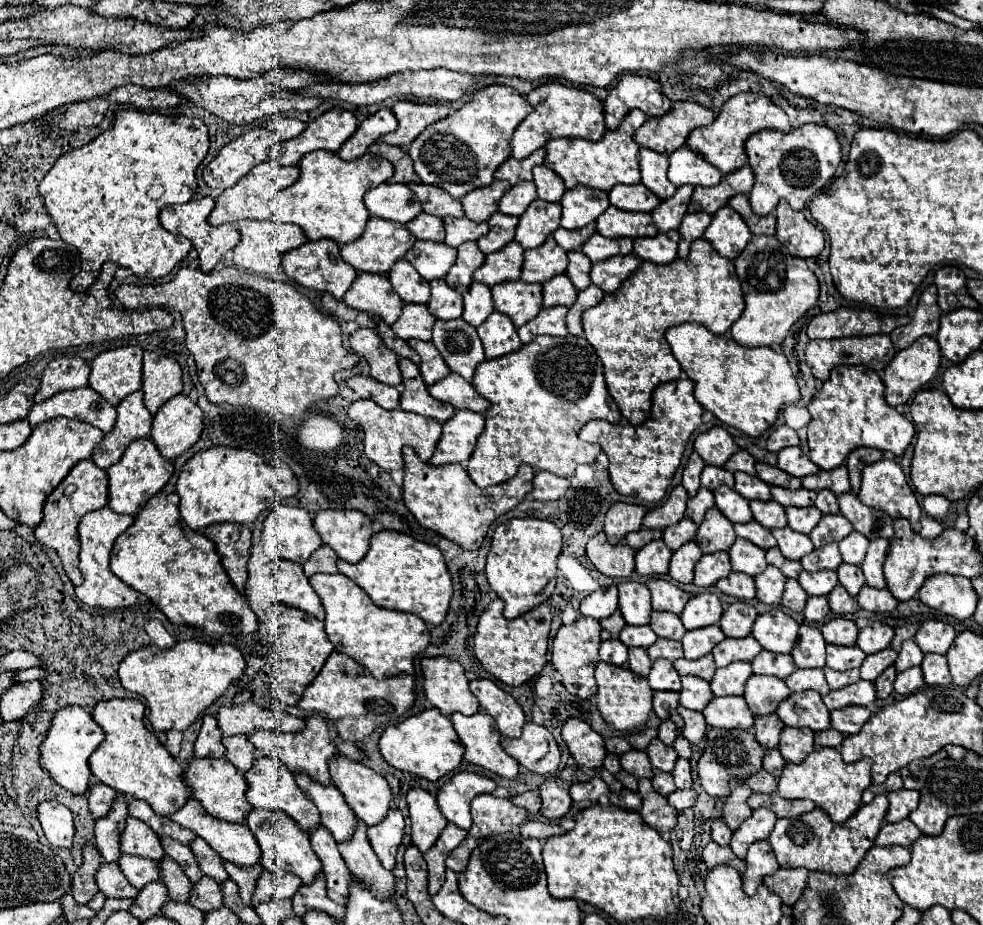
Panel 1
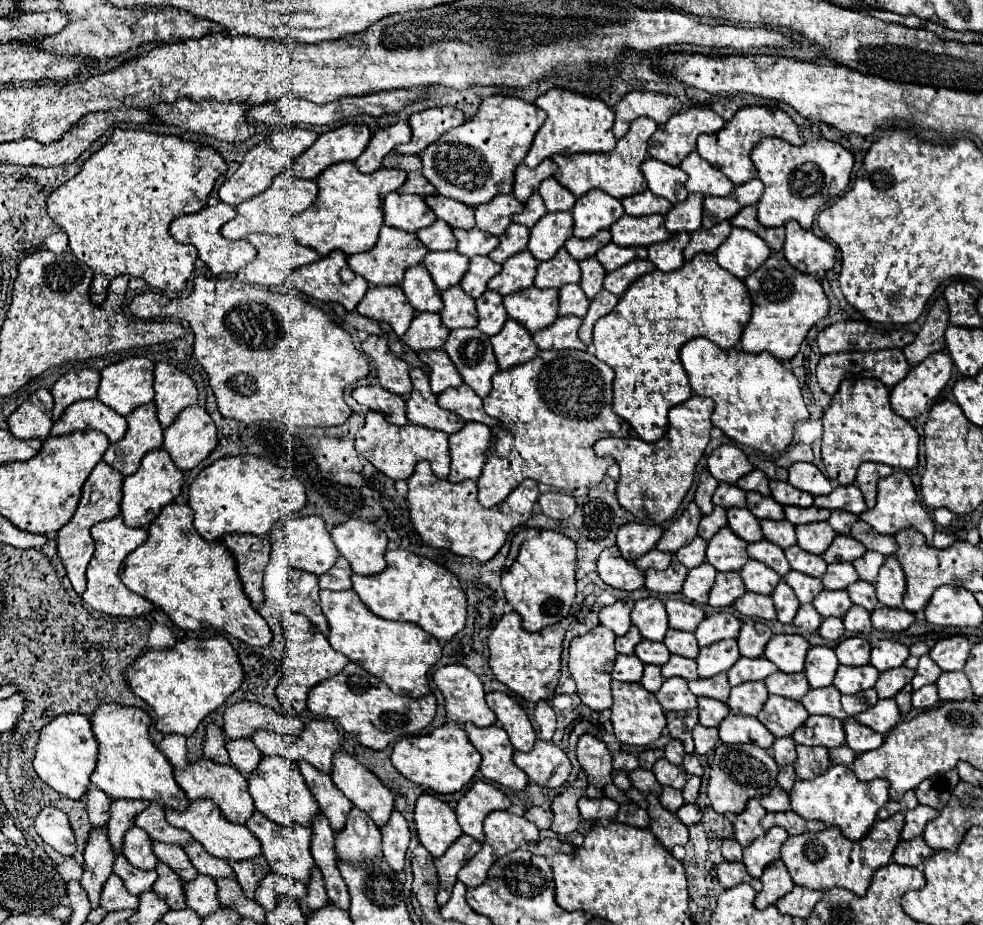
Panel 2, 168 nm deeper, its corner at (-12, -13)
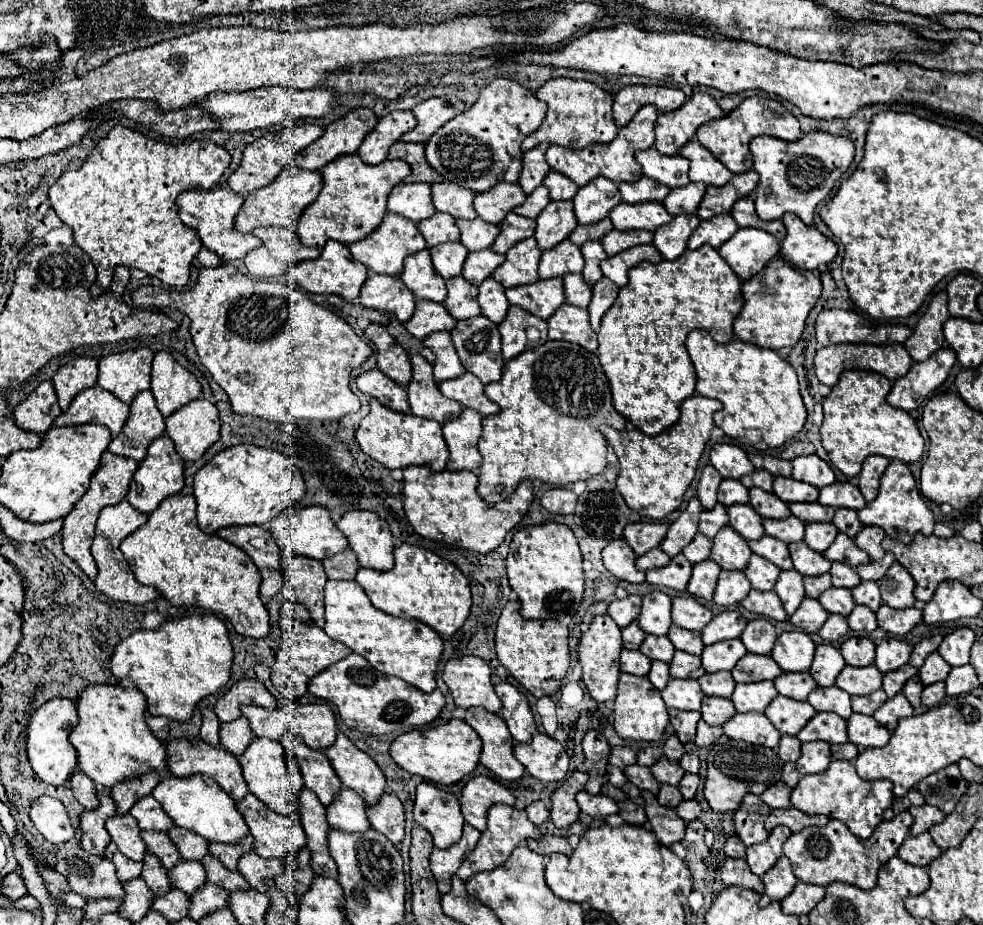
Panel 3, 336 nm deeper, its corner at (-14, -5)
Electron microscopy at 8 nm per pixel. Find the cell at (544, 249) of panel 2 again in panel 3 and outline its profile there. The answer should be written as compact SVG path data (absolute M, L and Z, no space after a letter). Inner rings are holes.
M550 202L540 212L536 222L538 222L538 228L534 238L538 240L538 246L542 250L550 250L558 242L566 240L570 232L578 226L572 202Z

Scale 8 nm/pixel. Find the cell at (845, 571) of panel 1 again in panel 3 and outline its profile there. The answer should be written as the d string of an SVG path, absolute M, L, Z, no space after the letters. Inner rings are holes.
M860 582L856 588L852 588L852 598L856 604L864 604L870 610L878 610L882 606L880 588L876 582Z

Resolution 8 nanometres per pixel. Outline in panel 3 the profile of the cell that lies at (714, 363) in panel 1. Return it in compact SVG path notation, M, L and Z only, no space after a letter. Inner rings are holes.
M692 330L686 336L686 348L690 352L694 370L696 370L696 392L706 398L716 398L722 402L722 410L714 414L714 424L730 438L742 442L742 445L753 446L760 451L784 446L792 440L806 422L806 408L798 390L798 378L794 368L780 358L774 350L758 348L754 344L732 340L730 344L718 344L712 340L710 332L706 330Z

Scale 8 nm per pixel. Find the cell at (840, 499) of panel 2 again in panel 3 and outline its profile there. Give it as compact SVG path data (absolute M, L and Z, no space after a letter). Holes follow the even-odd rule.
M836 482L832 486L822 488L818 502L822 506L850 508L850 510L862 510L866 506L864 496L860 494L858 486L854 486L852 482Z

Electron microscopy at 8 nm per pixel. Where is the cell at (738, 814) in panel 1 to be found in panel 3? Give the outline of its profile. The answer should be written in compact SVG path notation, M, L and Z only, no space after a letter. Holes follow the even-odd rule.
M756 794L744 796L742 806L734 812L734 826L736 826L736 834L742 838L746 846L768 840L768 832L764 828L768 814L770 814L770 806L766 806L760 796Z

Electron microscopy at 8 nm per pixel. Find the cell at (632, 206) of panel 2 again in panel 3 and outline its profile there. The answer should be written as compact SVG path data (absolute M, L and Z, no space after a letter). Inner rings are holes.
M642 176L638 182L620 182L618 190L622 194L622 200L630 202L630 204L648 202L648 200L662 202L664 196L670 192L668 186L656 182L656 180L648 178L648 176Z

